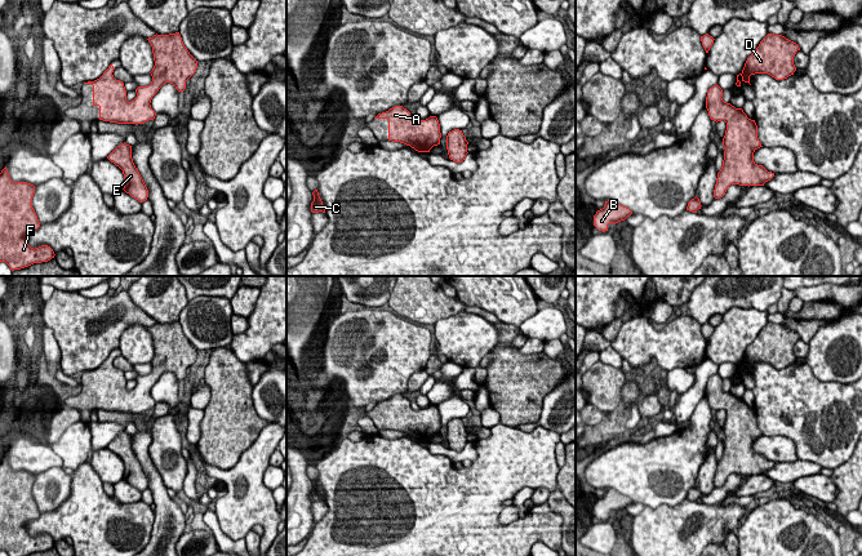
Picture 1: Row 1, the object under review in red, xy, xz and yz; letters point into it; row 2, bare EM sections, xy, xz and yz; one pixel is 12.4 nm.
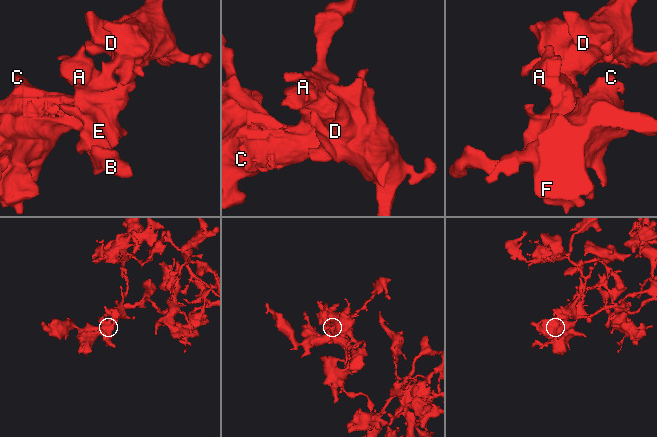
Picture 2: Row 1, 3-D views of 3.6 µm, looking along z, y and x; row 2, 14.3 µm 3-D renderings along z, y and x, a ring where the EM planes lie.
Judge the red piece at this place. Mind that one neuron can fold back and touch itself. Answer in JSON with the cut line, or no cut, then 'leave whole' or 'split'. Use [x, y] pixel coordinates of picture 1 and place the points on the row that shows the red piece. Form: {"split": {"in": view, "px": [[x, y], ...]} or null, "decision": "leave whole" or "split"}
{"split": null, "decision": "leave whole"}

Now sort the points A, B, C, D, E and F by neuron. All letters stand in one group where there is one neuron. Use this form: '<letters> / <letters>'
A B C D E F

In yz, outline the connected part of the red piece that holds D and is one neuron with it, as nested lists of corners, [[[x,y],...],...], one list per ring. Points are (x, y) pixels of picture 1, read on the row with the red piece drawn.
[[[768,34],[747,58],[736,85],[741,86],[742,81],[750,84],[750,76],[755,74],[768,74],[776,80],[787,79],[796,71],[794,57],[797,50],[796,43],[782,35]]]

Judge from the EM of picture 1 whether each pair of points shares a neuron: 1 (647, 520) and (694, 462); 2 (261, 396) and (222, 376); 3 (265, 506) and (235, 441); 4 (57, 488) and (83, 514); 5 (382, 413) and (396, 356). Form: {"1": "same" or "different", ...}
{"1": "different", "2": "different", "3": "different", "4": "different", "5": "different"}

